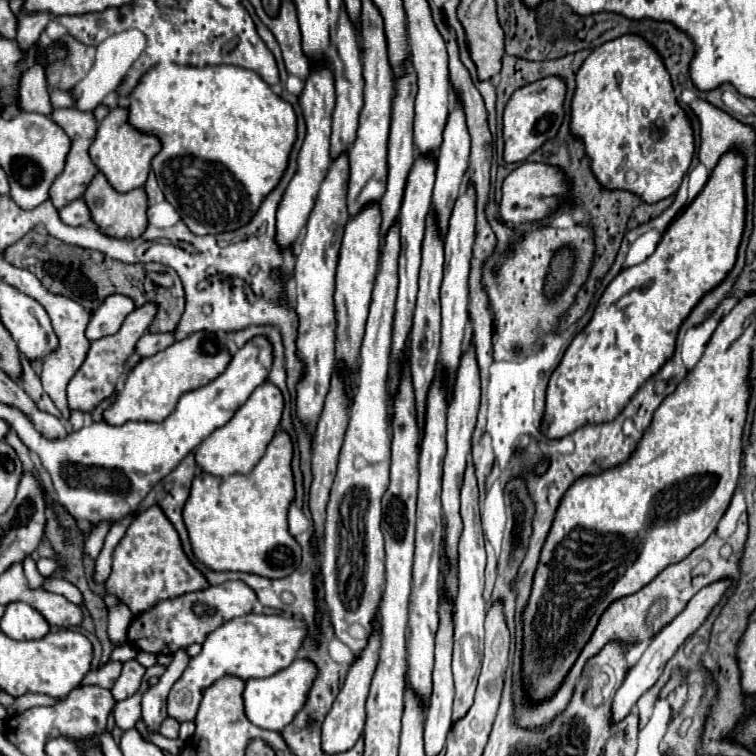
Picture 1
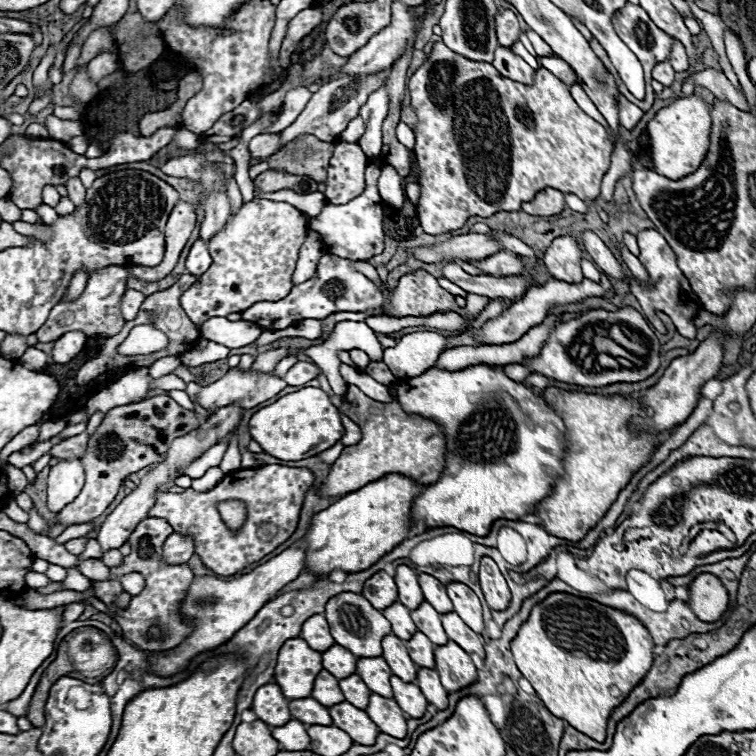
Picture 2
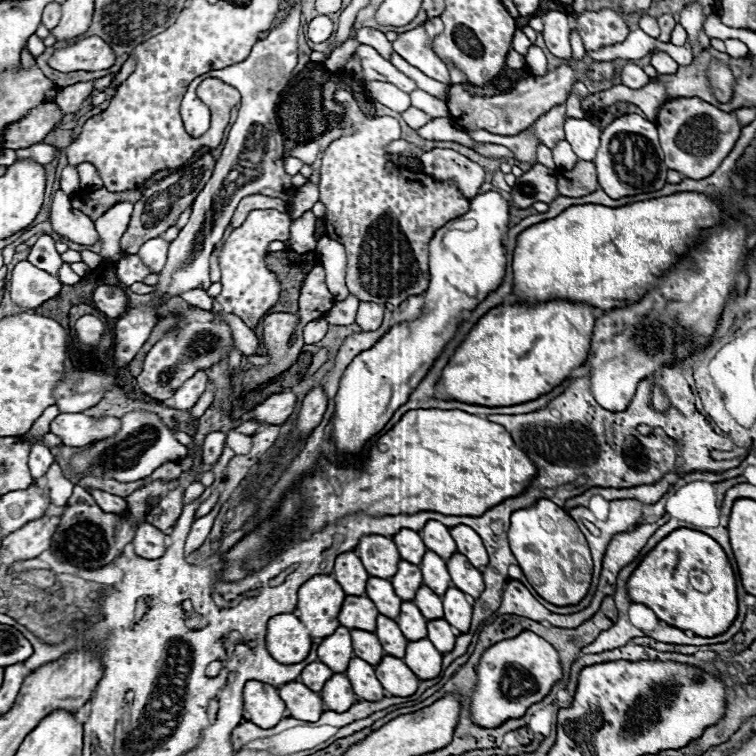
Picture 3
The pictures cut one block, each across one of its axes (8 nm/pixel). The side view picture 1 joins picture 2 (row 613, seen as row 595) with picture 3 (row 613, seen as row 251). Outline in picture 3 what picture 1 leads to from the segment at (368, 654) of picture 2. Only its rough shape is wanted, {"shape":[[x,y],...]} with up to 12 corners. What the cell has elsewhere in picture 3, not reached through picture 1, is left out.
{"shape":[[370,576],[366,596],[380,614],[396,618],[402,600],[390,580]]}

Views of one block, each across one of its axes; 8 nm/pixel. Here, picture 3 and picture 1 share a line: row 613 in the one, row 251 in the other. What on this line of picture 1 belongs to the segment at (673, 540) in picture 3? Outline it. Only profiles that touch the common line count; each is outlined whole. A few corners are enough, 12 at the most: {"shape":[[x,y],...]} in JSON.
{"shape":[[726,150],[604,290],[542,432],[614,420],[734,268],[746,158]]}

